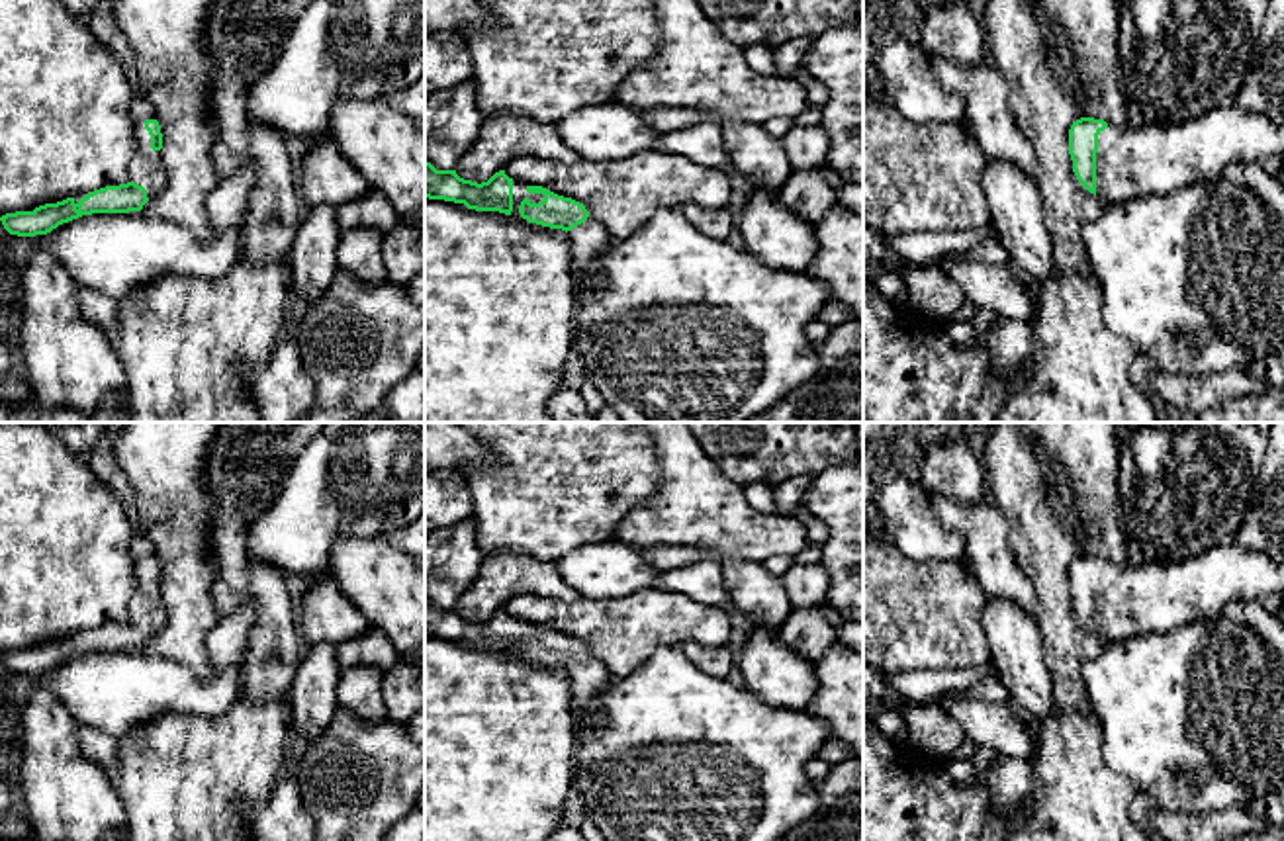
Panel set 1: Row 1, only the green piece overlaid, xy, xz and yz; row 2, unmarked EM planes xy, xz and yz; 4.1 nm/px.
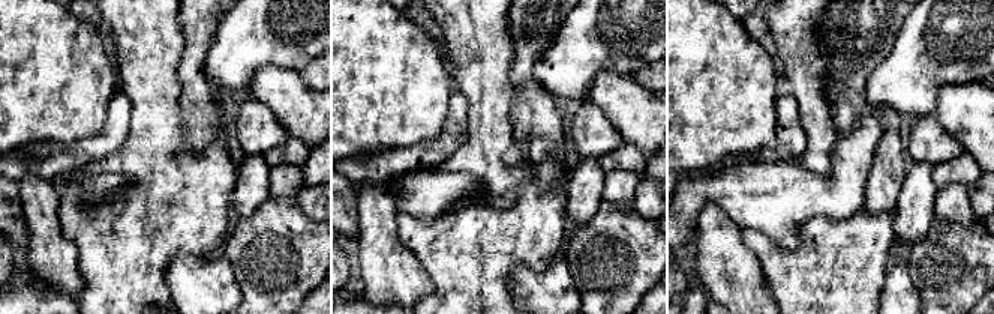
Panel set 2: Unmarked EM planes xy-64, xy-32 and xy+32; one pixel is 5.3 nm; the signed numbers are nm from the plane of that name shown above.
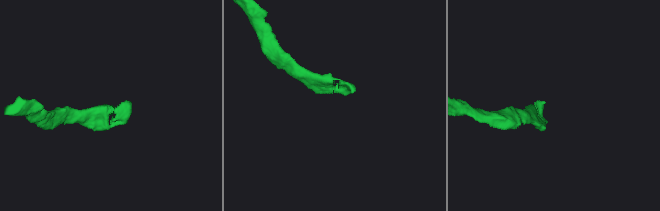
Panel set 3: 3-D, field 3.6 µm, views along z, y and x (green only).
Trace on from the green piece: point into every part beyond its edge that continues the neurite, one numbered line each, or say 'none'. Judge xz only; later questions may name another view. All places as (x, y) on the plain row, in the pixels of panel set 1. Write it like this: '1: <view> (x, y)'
1: xz (519, 626)
2: xz (588, 679)

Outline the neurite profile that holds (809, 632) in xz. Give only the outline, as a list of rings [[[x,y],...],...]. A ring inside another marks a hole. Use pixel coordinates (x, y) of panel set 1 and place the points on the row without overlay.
[[[816,604],[806,610],[791,610],[781,626],[781,638],[814,663],[836,642],[836,628],[828,622],[824,604]]]

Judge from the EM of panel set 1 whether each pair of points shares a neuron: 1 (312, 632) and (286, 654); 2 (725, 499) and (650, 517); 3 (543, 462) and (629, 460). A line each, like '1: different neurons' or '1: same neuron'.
1: different neurons
2: same neuron
3: same neuron

